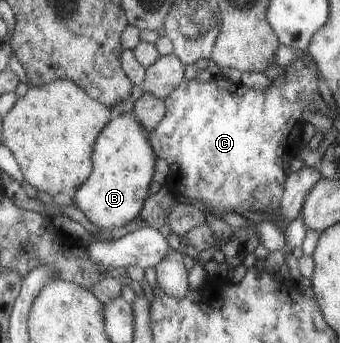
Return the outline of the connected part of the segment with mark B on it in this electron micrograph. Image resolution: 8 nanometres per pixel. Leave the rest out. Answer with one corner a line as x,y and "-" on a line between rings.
129,112
115,115
97,136
92,174
79,189
73,190
73,204
97,228
108,230
125,226
144,208
158,158
149,144
148,133
140,119

